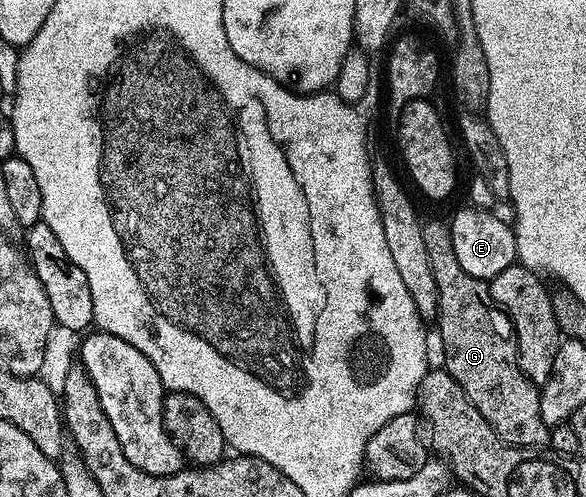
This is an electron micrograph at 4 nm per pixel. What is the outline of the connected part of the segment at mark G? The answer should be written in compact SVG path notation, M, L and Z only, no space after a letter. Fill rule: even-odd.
M424 221L423 235L429 256L429 268L433 268L433 280L437 282L437 323L439 322L439 338L443 341L442 365L449 372L449 376L453 376L453 380L461 384L473 408L477 408L477 412L481 412L481 416L489 420L489 424L495 429L497 436L501 436L503 442L508 442L510 446L546 447L549 442L549 428L541 420L540 387L534 386L521 372L515 330L507 319L507 313L495 305L491 287L484 279L469 276L469 272L461 268L457 261L457 252L453 252L451 227L446 221Z

